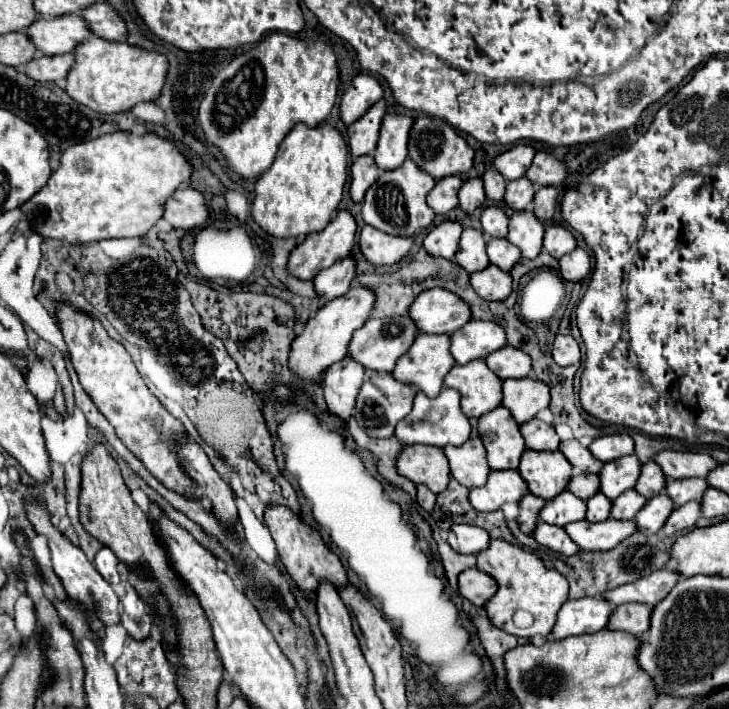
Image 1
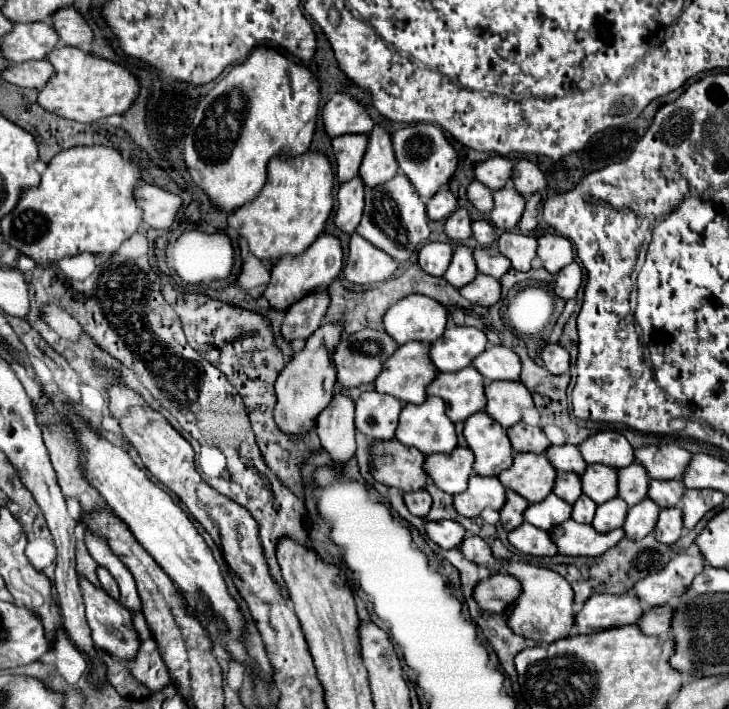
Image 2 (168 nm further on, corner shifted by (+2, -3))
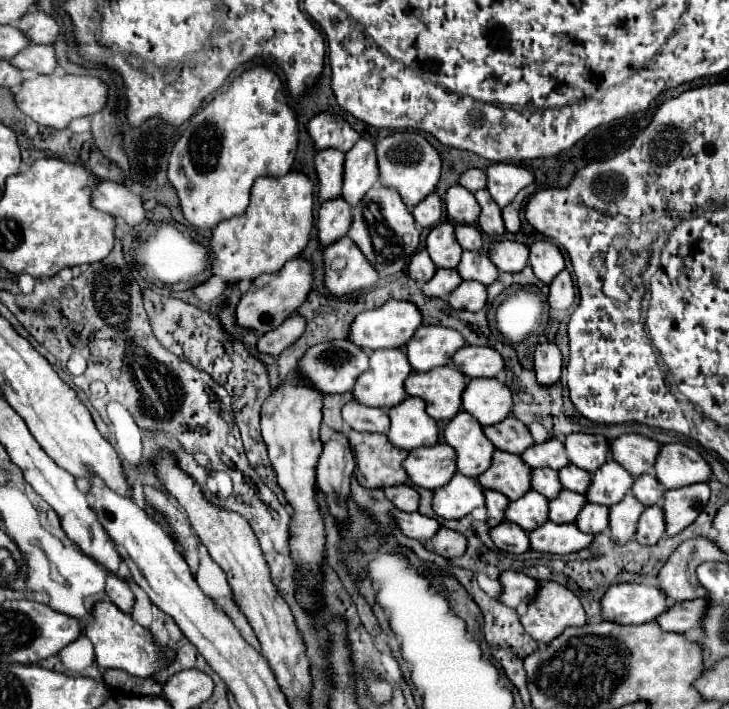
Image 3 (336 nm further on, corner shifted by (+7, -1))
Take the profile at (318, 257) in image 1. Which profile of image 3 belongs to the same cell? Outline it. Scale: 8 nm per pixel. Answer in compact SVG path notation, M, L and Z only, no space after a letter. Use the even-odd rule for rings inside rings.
M301 258L291 260L279 272L273 272L269 276L259 276L239 300L235 310L237 316L235 324L243 330L255 330L259 334L275 330L305 302L305 296L311 292L311 284L313 284L313 266Z

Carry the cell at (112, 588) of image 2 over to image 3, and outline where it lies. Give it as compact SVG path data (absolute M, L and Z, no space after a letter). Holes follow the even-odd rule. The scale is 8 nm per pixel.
M109 574L107 576L107 588L105 588L105 592L107 592L107 598L111 602L115 602L123 612L131 614L133 604L135 604L135 594L133 594L133 590L129 588L129 584L125 580Z

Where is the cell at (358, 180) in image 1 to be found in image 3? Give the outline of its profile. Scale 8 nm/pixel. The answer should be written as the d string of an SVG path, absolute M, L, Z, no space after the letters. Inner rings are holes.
M335 198L321 204L319 216L317 216L319 244L325 248L337 242L349 232L349 224L351 224L351 206L345 204L345 200Z

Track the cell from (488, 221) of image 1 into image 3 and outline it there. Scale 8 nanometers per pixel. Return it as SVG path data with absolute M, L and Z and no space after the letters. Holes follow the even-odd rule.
M457 224L455 226L455 238L463 250L477 252L481 248L481 232L475 226L469 224Z

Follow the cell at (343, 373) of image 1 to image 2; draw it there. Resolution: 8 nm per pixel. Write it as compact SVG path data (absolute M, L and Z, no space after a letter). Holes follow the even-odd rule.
M334 394L330 404L316 418L316 432L320 444L328 450L332 460L344 464L356 452L354 442L354 400L348 394Z

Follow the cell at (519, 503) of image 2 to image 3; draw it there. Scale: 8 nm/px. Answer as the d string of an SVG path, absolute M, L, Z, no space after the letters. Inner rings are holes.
M485 490L483 494L485 494L485 506L487 506L487 526L493 528L497 522L505 520L505 508L509 500L495 490Z

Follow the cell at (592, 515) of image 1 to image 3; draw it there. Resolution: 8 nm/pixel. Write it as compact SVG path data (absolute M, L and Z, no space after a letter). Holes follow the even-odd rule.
M561 490L557 498L549 500L549 520L557 524L573 522L577 512L585 506L585 496L579 492L569 492Z

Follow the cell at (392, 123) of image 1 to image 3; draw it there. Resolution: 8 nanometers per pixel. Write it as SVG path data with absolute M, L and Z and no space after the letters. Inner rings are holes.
M361 138L349 152L345 152L343 162L343 192L341 198L355 206L365 192L377 182L377 156L375 146Z

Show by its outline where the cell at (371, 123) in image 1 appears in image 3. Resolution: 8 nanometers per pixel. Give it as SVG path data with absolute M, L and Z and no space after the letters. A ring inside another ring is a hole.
M325 150L315 156L315 174L319 180L319 202L327 202L341 196L343 180L343 152Z

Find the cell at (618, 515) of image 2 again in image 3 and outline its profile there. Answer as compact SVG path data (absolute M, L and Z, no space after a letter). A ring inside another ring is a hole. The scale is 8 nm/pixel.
M585 504L577 514L575 524L585 534L599 534L609 526L609 508L601 508L601 504Z

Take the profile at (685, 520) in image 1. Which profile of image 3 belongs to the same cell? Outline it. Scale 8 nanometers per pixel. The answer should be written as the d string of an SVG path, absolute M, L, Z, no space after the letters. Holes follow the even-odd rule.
M659 506L645 508L645 512L637 522L635 540L639 544L655 544L663 534L665 534L665 520L661 516L661 508Z

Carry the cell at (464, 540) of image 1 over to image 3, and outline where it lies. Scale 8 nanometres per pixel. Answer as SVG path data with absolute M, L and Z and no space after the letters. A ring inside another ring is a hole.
M391 510L393 520L397 522L399 530L415 540L427 540L429 536L433 536L433 532L437 532L439 522L433 518L425 518L419 512L401 512L401 510Z

